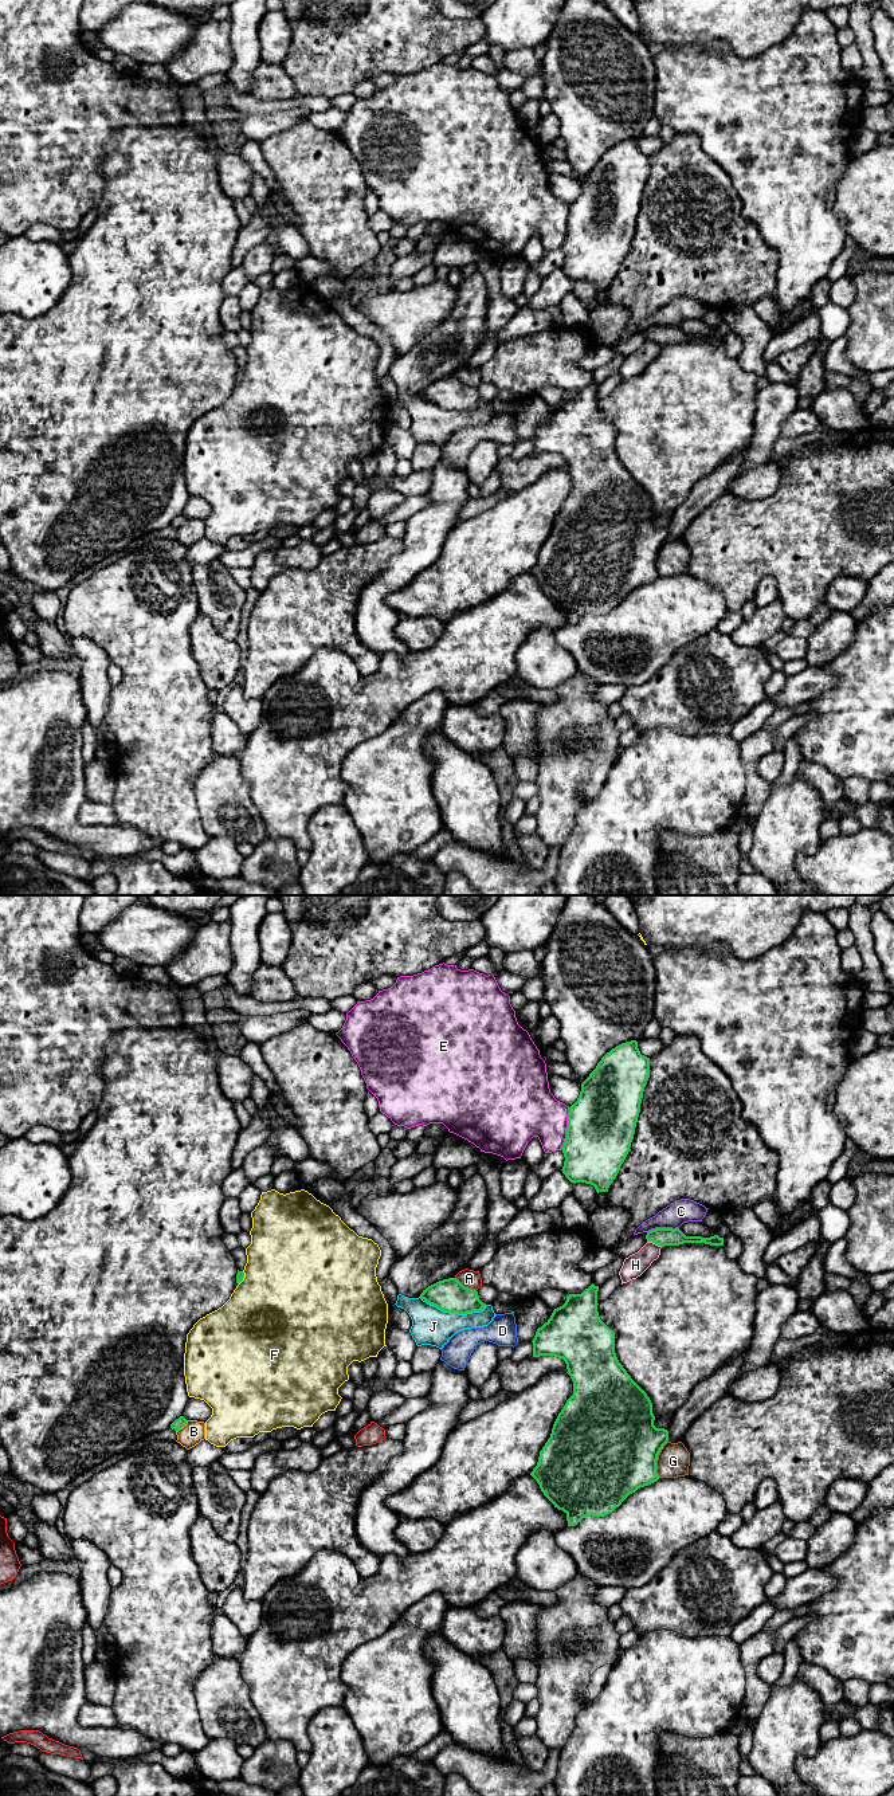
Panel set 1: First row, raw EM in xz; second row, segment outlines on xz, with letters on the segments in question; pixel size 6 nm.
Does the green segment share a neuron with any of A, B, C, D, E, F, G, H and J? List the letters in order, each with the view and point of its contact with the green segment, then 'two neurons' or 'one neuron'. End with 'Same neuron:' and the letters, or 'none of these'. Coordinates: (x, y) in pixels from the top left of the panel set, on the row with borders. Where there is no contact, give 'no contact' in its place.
A: contact xz (466, 1287); two neurons
B: contact xz (181, 1427); two neurons
C: contact xz (662, 1228); two neurons
D: no contact; two neurons
E: contact xz (567, 1129); two neurons
F: contact xz (243, 1277); two neurons
G: contact xz (657, 1459); two neurons
H: contact xz (654, 1242); two neurons
J: contact xz (457, 1312); two neurons
Same neuron: none of these

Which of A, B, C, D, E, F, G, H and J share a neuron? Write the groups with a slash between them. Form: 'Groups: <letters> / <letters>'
Groups: A / B / C / D / E / F / G / H / J

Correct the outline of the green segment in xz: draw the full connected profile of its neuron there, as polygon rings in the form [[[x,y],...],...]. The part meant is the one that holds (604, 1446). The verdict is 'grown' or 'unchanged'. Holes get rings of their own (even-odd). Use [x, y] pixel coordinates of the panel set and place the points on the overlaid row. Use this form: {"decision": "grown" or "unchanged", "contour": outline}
{"decision": "unchanged", "contour": [[[599,1286],[569,1294],[562,1306],[537,1329],[533,1357],[554,1356],[566,1364],[573,1395],[558,1413],[550,1438],[530,1475],[544,1495],[566,1514],[568,1526],[585,1517],[612,1513],[638,1489],[659,1479],[656,1460],[668,1431],[654,1426],[652,1403],[631,1379],[615,1353],[615,1332],[599,1317]]]}

